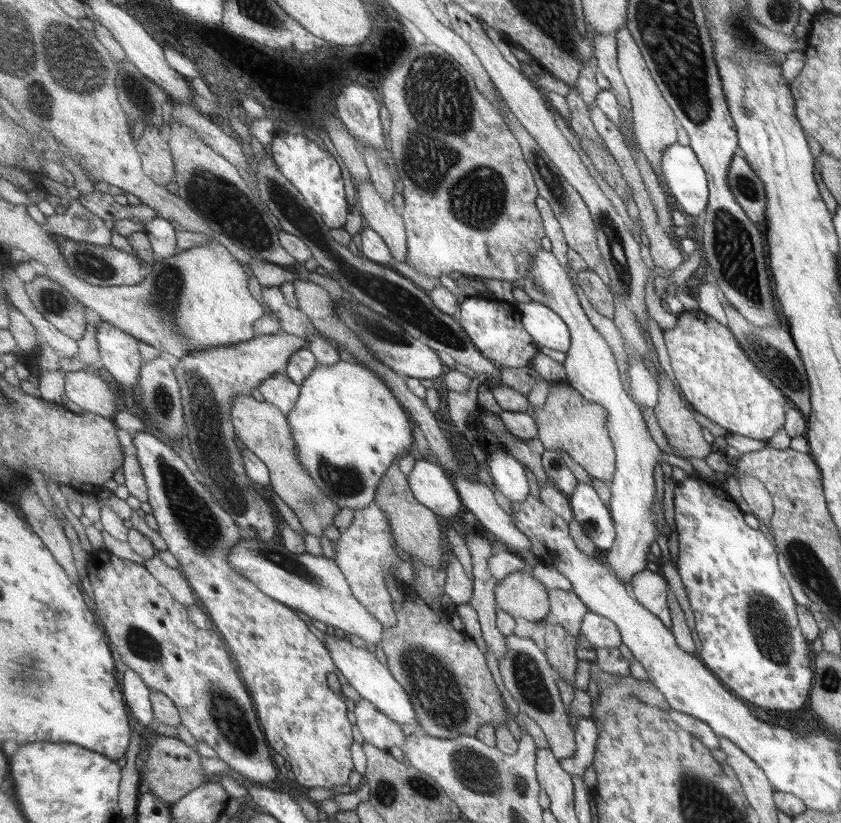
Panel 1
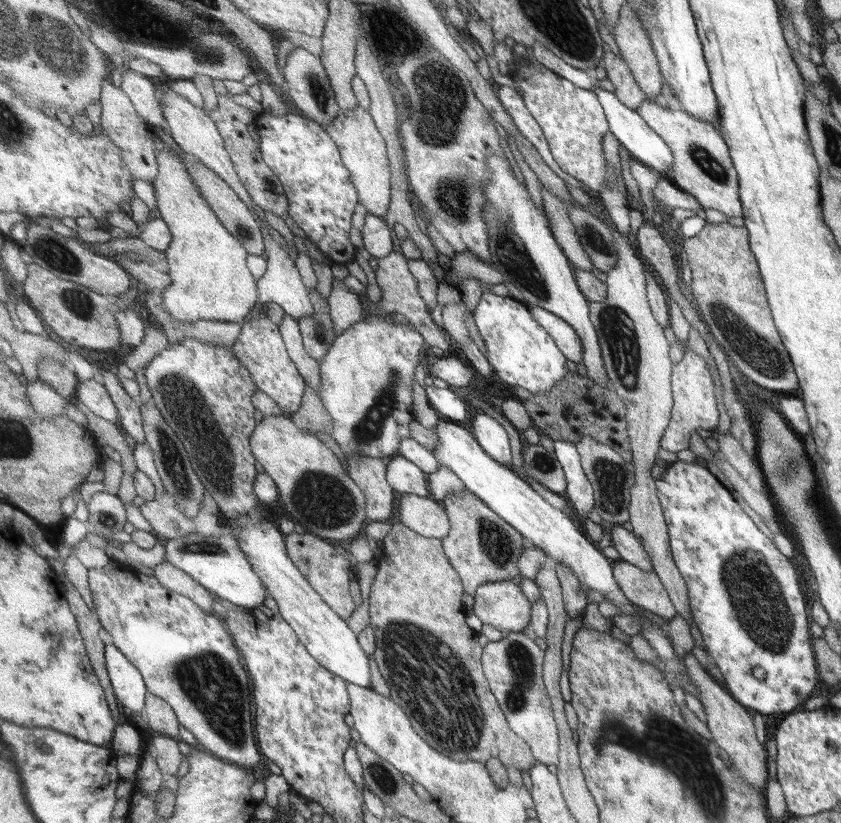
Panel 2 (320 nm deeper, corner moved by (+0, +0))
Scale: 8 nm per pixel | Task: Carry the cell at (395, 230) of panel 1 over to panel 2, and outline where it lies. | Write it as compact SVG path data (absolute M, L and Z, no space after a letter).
M361 107L355 108L353 112L341 111L341 114L324 128L342 152L342 160L358 188L361 204L367 212L385 216L390 210L392 199L392 173L387 143L374 122L371 111Z

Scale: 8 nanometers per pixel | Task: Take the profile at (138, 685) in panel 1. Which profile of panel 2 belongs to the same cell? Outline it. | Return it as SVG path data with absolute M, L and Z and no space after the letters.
M114 643L106 646L106 665L121 705L127 712L144 714L149 690L142 672Z

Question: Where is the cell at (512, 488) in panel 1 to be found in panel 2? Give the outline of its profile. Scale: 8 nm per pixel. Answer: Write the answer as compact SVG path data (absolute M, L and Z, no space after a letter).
M475 411L474 415L472 426L475 438L482 444L489 456L511 467L511 462L513 462L511 442L509 442L509 434L503 428L503 424L497 418L480 411Z

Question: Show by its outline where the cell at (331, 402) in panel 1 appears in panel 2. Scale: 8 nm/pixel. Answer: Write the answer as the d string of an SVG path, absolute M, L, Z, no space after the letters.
M377 315L366 316L365 319L351 328L348 328L343 334L337 337L334 345L330 348L329 354L321 361L321 389L319 394L323 399L324 405L327 407L329 414L334 420L334 425L330 426L327 430L329 434L339 444L347 464L350 462L351 457L368 456L376 459L386 456L388 459L398 454L399 443L401 440L411 436L411 428L409 422L415 420L413 415L414 410L414 384L415 382L415 368L419 366L419 361L425 351L428 350L425 337L419 331L410 328L407 324L394 324L388 317L378 317Z

